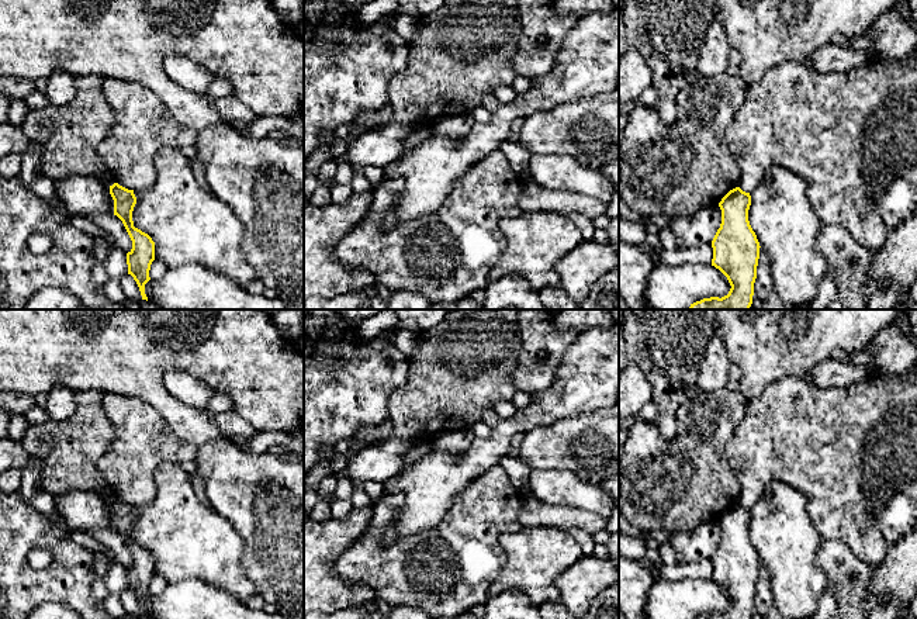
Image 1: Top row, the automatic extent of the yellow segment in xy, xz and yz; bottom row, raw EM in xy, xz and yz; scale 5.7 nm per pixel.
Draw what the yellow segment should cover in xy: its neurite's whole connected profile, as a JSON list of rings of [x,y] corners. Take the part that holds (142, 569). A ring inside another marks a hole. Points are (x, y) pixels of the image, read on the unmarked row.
[[[114,498],[110,501],[110,509],[114,515],[114,530],[122,536],[132,556],[132,564],[127,568],[128,589],[136,596],[142,615],[148,616],[145,599],[150,595],[149,585],[155,575],[155,557],[148,549],[134,542],[132,526],[136,519],[134,505]]]

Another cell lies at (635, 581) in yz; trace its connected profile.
[[[619,553],[619,611],[626,619],[646,619],[644,605],[654,582],[650,568]]]

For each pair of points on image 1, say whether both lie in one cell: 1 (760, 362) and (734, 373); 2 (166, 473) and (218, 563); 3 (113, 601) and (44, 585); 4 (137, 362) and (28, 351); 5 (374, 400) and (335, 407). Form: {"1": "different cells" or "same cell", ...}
{"1": "different cells", "2": "same cell", "3": "different cells", "4": "same cell", "5": "same cell"}

